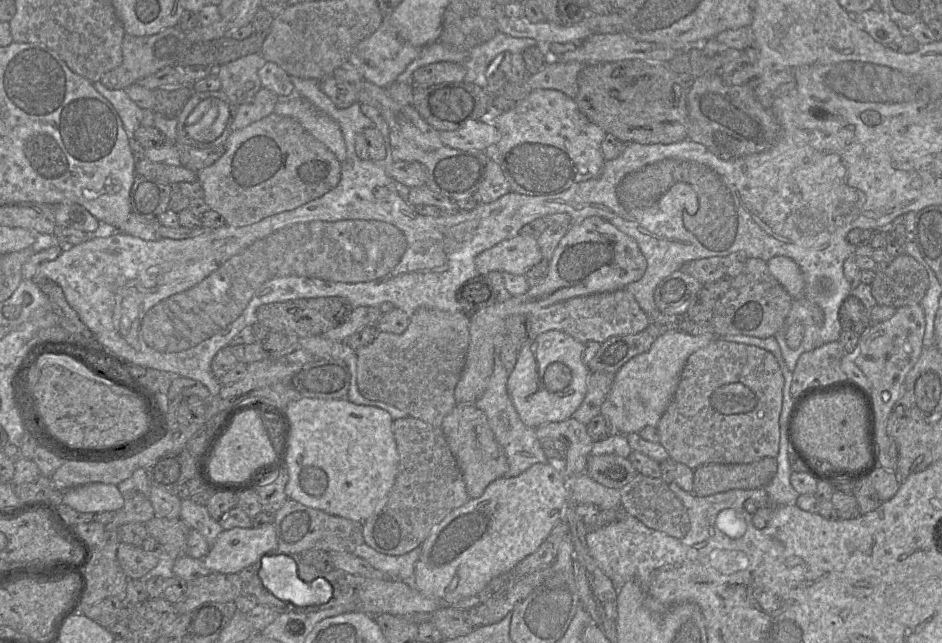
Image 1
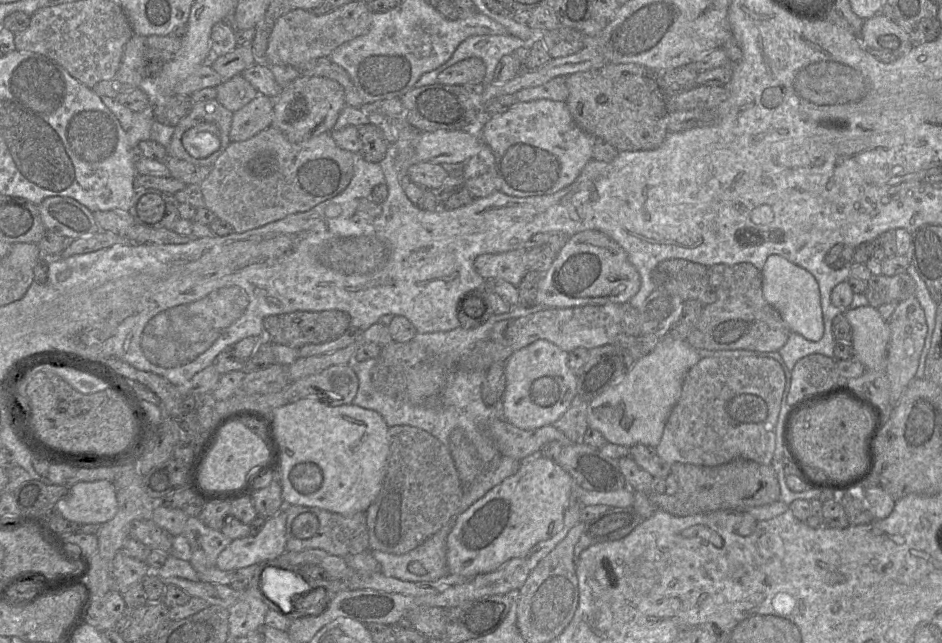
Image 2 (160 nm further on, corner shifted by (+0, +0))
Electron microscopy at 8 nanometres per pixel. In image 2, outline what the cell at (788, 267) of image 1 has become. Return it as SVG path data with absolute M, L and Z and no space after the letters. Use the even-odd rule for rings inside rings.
M770 255L761 274L764 298L779 312L790 331L810 341L820 340L824 334L824 322L819 285L814 276L780 255Z

